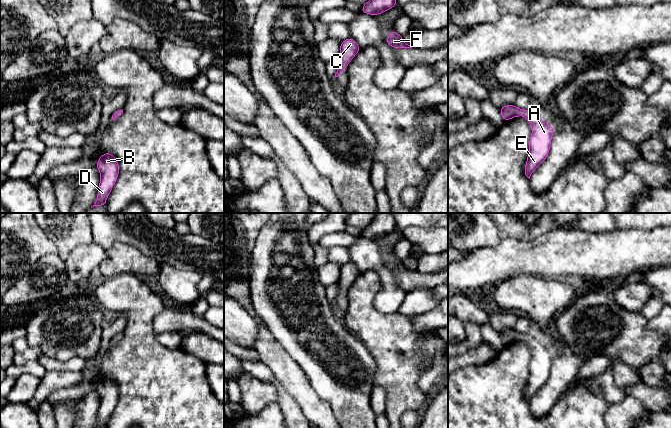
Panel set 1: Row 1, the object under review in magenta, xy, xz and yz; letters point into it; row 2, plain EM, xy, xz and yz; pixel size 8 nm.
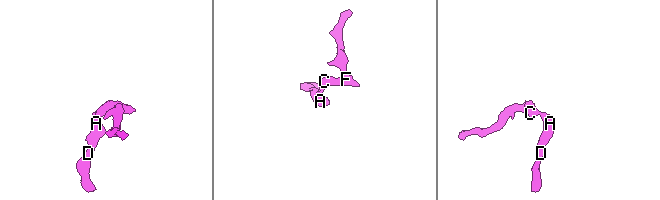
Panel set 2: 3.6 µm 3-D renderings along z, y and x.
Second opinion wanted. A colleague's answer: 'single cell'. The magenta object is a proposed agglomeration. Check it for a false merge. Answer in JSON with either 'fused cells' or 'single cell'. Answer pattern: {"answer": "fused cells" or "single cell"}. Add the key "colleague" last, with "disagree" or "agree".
{"answer": "single cell", "colleague": "agree"}

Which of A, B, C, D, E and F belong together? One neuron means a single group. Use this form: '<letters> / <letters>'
A B C D E F

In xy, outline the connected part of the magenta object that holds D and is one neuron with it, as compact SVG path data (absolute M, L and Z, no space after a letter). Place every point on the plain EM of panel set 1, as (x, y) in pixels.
M107 376L99 381L96 391L100 396L100 407L95 428L106 428L119 399L119 387L110 376Z

